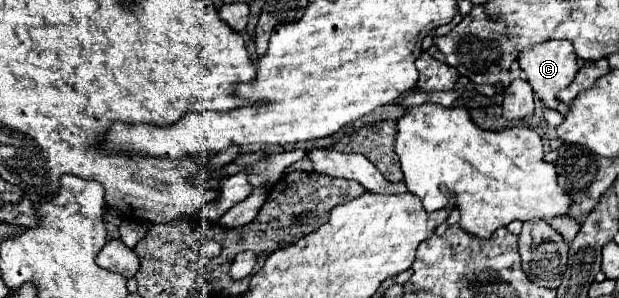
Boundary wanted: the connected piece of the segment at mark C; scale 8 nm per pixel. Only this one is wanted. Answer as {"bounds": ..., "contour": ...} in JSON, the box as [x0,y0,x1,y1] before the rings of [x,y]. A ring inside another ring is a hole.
{"bounds":[518,41,578,109],"contour":[[[546,41],[546,43],[538,43],[534,47],[526,47],[526,51],[522,51],[522,55],[518,55],[518,63],[520,63],[522,71],[528,75],[528,83],[532,85],[534,93],[550,109],[558,107],[556,93],[562,91],[564,87],[568,87],[572,83],[574,75],[578,73],[578,57],[574,55],[574,49],[568,41]]]}

